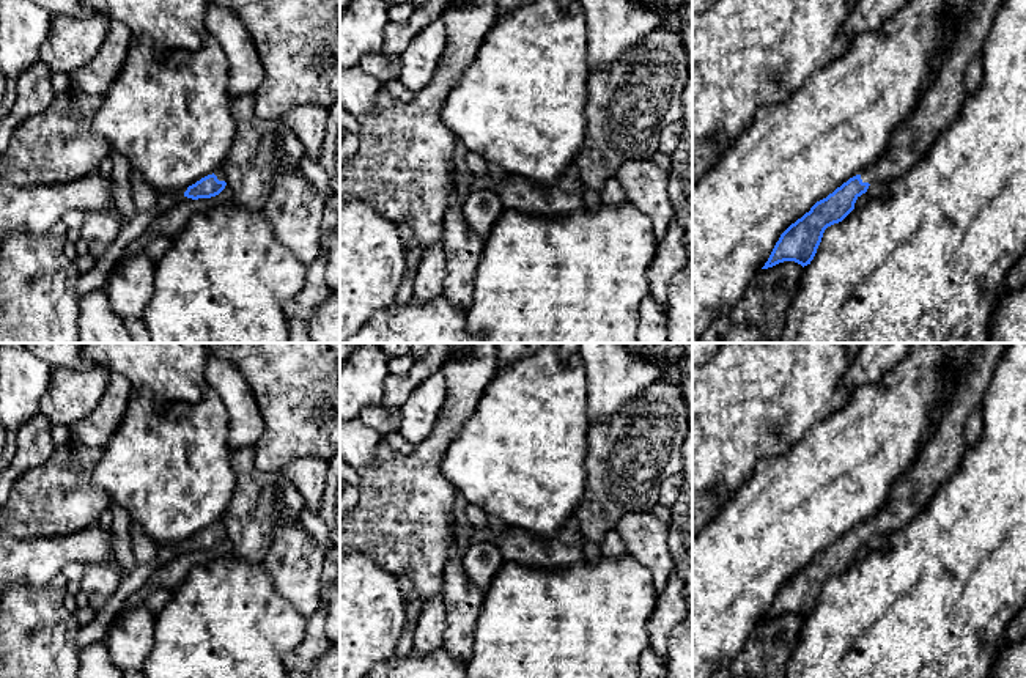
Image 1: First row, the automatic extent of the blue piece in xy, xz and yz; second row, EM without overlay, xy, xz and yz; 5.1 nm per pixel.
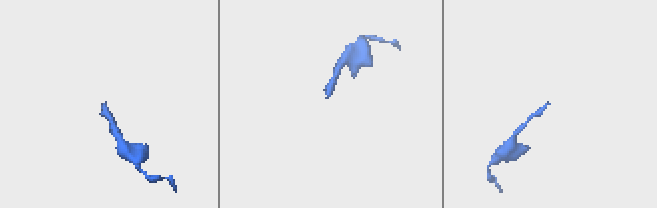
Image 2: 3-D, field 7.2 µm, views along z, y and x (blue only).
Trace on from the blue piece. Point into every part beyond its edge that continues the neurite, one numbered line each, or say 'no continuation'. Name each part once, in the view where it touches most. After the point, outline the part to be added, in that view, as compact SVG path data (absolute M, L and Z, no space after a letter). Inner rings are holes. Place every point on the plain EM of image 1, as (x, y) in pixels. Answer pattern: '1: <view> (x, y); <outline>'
1: yz (938, 460); M1009 343L980 345L917 461L891 488L884 507L859 525L862 535L889 538L906 527L957 470L966 451L965 423L982 406L984 393L1007 346Z

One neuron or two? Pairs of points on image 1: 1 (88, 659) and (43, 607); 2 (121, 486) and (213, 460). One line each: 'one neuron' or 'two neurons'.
1: two neurons
2: one neuron

